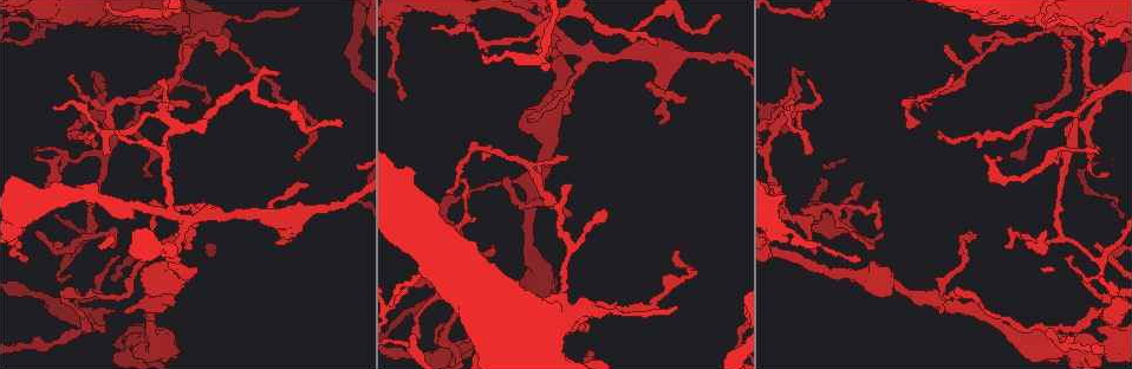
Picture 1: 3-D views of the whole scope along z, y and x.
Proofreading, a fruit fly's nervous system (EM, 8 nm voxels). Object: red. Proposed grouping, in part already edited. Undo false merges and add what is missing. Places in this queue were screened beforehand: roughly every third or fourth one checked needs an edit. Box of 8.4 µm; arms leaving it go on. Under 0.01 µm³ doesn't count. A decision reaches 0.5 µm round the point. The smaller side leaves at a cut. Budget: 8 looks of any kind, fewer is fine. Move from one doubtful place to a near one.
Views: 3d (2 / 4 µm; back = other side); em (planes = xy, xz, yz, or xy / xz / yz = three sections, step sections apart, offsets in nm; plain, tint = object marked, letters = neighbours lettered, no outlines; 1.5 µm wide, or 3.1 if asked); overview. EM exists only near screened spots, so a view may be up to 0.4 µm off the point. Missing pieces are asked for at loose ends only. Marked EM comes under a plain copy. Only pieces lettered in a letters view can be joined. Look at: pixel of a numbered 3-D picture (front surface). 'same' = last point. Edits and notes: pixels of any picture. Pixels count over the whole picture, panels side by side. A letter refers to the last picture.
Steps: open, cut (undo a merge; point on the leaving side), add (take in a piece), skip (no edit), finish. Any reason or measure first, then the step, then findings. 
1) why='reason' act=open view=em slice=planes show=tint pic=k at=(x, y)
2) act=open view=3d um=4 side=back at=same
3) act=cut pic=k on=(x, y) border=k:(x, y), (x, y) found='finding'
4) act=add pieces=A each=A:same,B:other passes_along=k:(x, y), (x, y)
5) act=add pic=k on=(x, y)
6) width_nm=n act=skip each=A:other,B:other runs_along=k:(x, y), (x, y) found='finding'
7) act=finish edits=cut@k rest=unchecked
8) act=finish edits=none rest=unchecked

why='calibre changes' act=open view=3d um=2 pic=1 at=(328, 207)

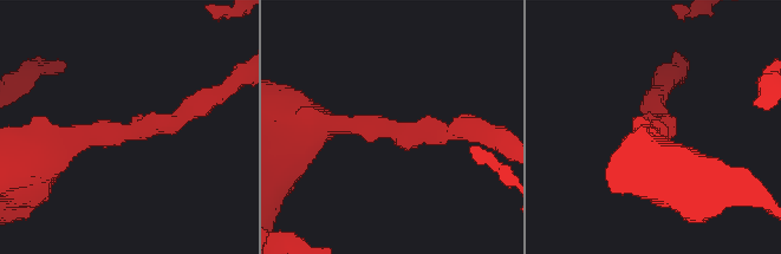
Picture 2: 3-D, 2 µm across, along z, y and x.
arm_widths_nm=160,420 act=open view=em slice=planes show=tint pic=2 at=(117, 134)

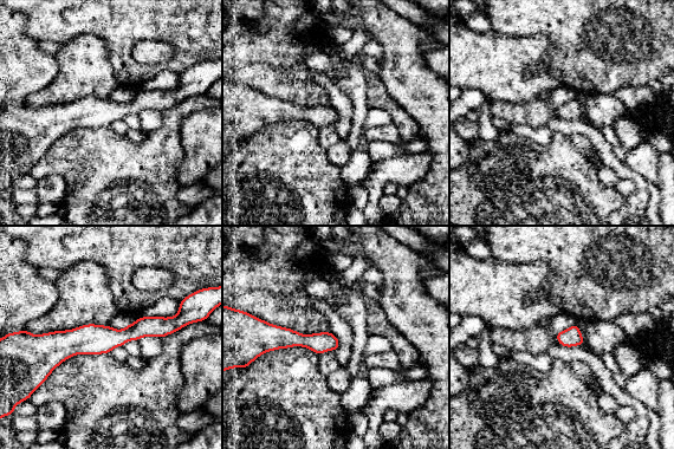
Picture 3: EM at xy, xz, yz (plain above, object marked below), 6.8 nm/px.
why='see the neighbours' act=open view=em slice=planes show=letters at=same

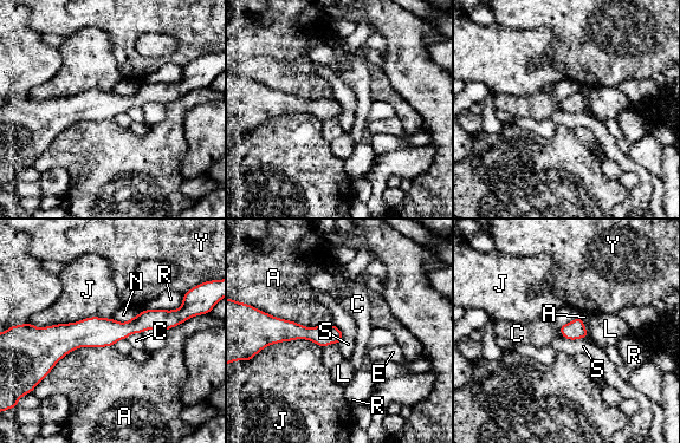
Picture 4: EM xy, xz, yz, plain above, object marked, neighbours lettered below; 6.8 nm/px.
act=skip each=A:other,C:other,E:other,J:other,L:other,N:other,R:other,S:other,Y:other found='one neuron here'

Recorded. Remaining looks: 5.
why='sharp bend' act=open view=em slice=planes show=tint pic=1 at=(784, 131)

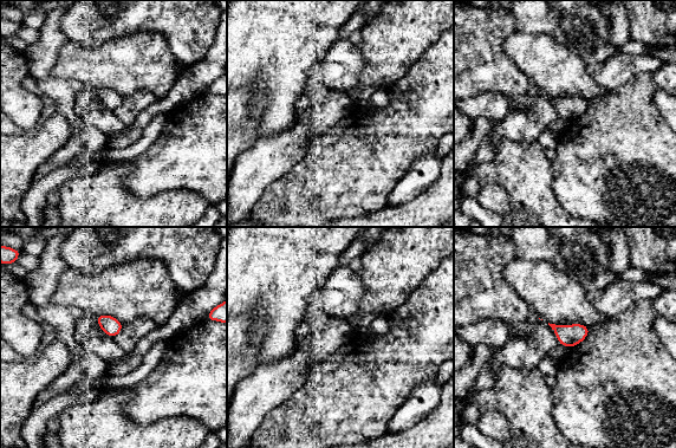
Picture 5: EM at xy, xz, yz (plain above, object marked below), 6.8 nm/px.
why='what lies round it' act=open view=em slice=planes show=letters at=same

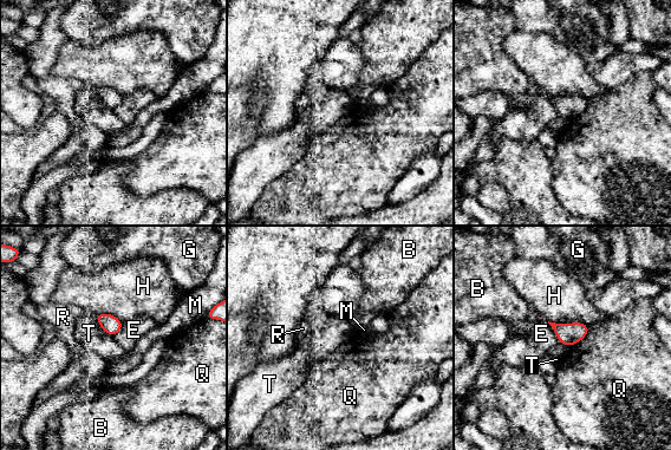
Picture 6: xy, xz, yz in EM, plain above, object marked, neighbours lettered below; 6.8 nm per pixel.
act=skip each=B:other,E:other,G:other,H:other,M:other,Q:other,R:other,T:other border=6:(95, 317), (99, 326), (113, 337) found='one neuron here'

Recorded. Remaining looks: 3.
why='calibre changes' act=open view=em slice=planes show=tint pic=1 at=(1106, 41)

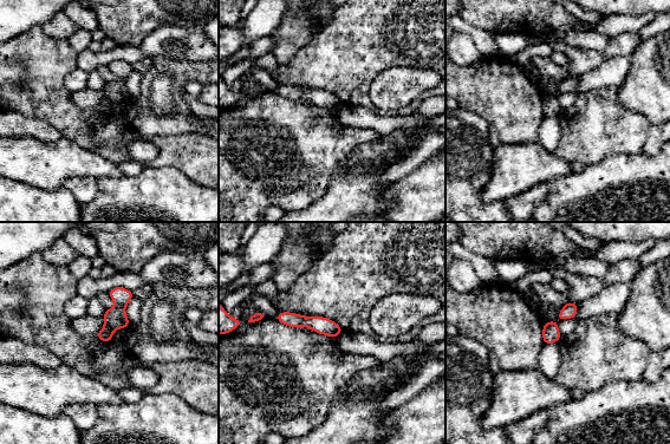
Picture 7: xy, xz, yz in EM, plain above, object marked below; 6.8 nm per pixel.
why='see the neighbours' act=open view=em slice=planes show=letters at=same

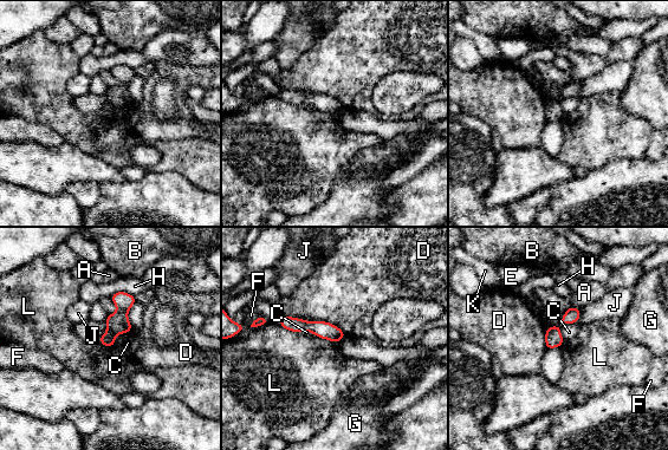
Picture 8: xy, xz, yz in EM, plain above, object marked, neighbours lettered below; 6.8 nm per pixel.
longest_contact=D:260nm act=cut pic=8 on=(118, 323) each=A:other,B:other,C:other,D:other,E:other,F:other,G:other,H:other,J:other,K:other,L:other border=8:(108, 327), (116, 334) found='two neurons meet here'

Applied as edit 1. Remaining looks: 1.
act=finish edits=cut@8 rest=unchecked

